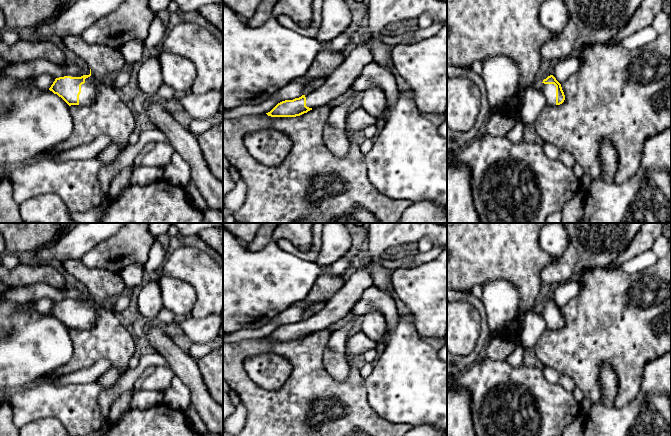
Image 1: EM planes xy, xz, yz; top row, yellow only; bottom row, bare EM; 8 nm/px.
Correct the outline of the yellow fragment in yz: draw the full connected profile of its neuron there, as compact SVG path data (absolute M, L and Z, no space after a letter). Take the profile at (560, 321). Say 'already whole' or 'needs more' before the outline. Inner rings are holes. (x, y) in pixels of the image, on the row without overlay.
needs more; M553 299L548 300L539 309L540 313L549 330L560 329L565 324L565 319L562 314L561 308L556 304Z

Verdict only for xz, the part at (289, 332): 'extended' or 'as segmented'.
extended

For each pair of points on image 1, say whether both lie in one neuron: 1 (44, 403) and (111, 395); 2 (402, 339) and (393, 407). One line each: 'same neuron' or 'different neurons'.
1: different neurons
2: same neuron

